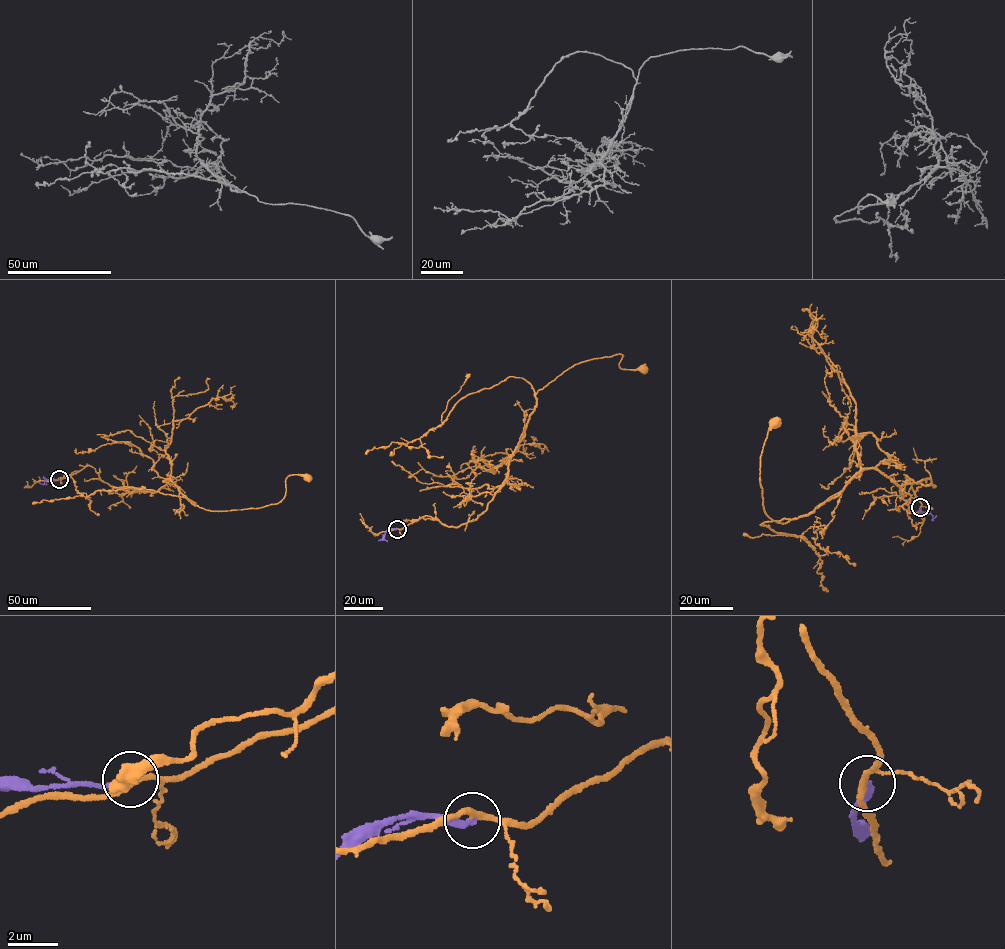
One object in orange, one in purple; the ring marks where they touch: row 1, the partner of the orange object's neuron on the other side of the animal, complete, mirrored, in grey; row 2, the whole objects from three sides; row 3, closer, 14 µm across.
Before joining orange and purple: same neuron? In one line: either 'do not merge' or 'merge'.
do not merge

